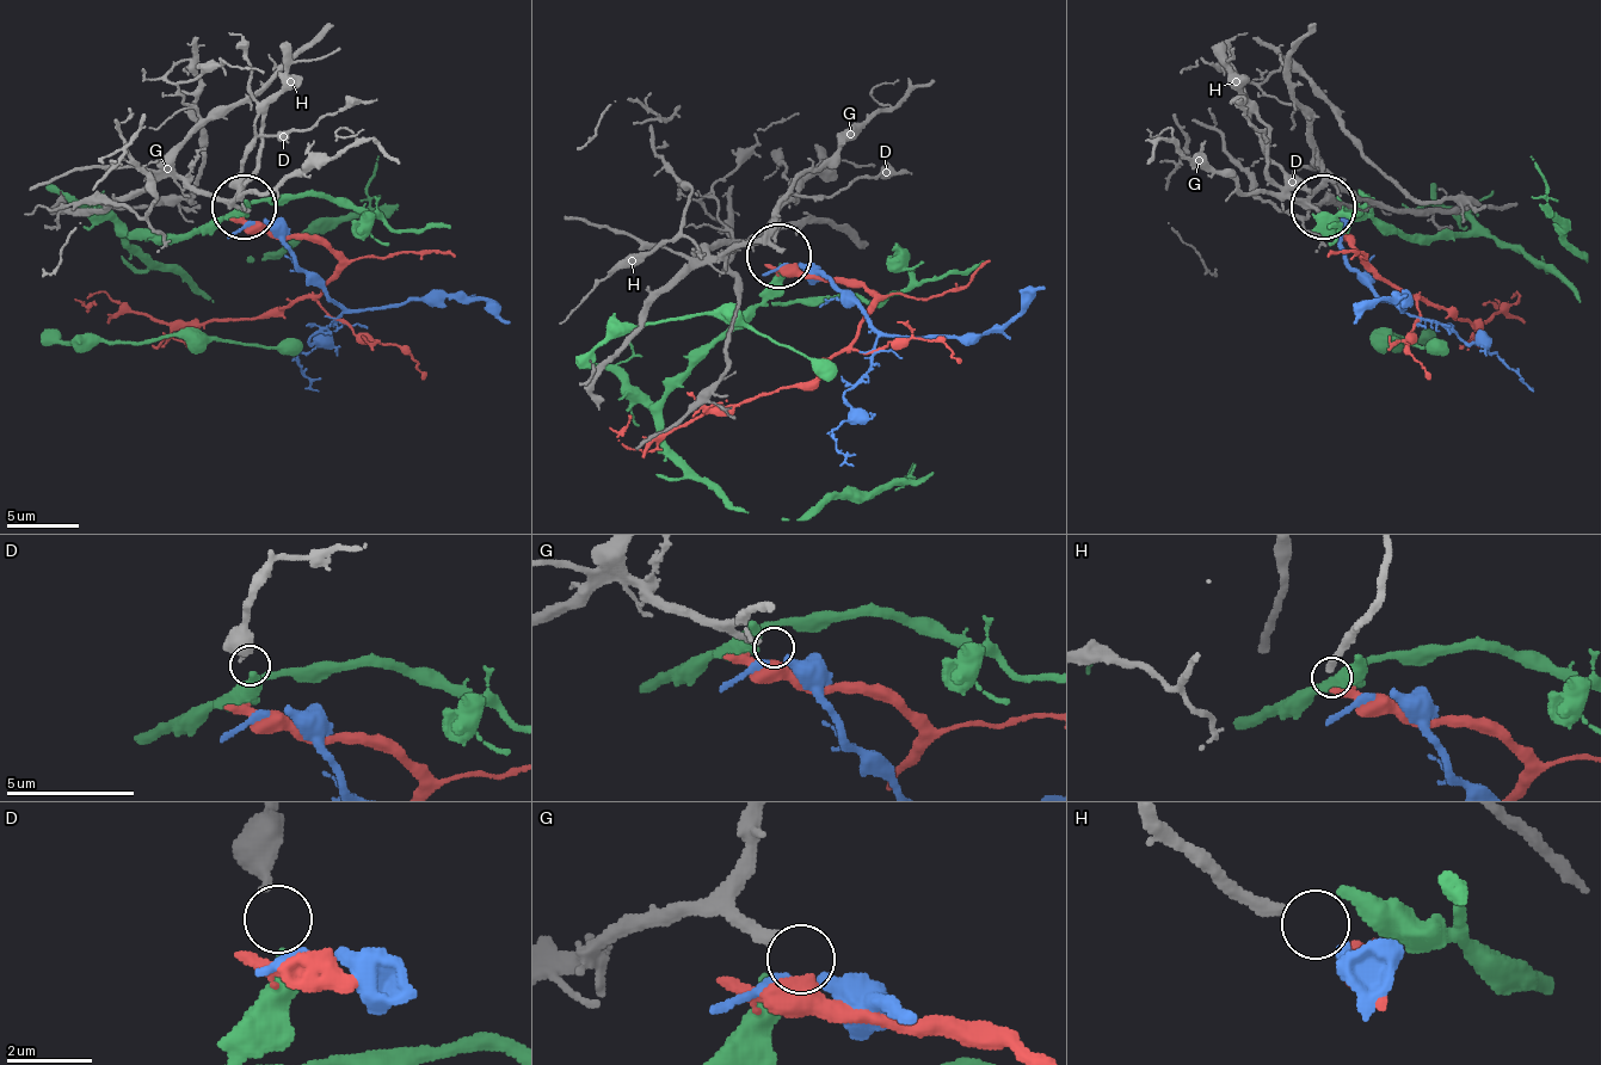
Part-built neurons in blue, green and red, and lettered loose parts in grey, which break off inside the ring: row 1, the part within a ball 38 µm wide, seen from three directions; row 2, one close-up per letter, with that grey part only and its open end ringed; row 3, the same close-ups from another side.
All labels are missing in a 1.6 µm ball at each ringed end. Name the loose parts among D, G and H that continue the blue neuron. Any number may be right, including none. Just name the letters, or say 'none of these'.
G

